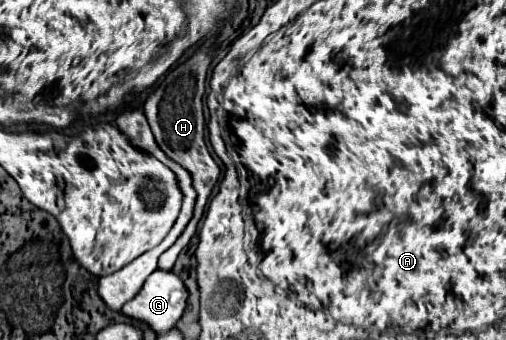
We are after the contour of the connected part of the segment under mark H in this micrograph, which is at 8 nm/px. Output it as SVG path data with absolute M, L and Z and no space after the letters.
M206 44L204 48L200 48L186 60L182 60L178 66L174 66L162 78L160 86L148 96L148 100L144 104L144 114L156 136L156 144L166 152L168 158L172 158L174 162L178 162L182 168L186 168L190 172L190 176L194 180L194 190L198 192L198 202L194 204L194 214L192 214L192 220L190 220L186 232L182 232L178 236L178 240L158 260L158 268L162 268L162 270L170 270L174 266L180 250L184 248L184 240L190 240L194 236L196 226L202 218L206 200L220 178L220 168L214 162L214 158L210 156L206 142L204 142L206 122L204 122L204 114L202 114L202 98L204 98L204 82L206 82L208 66L210 66L210 52L208 52L208 44Z

